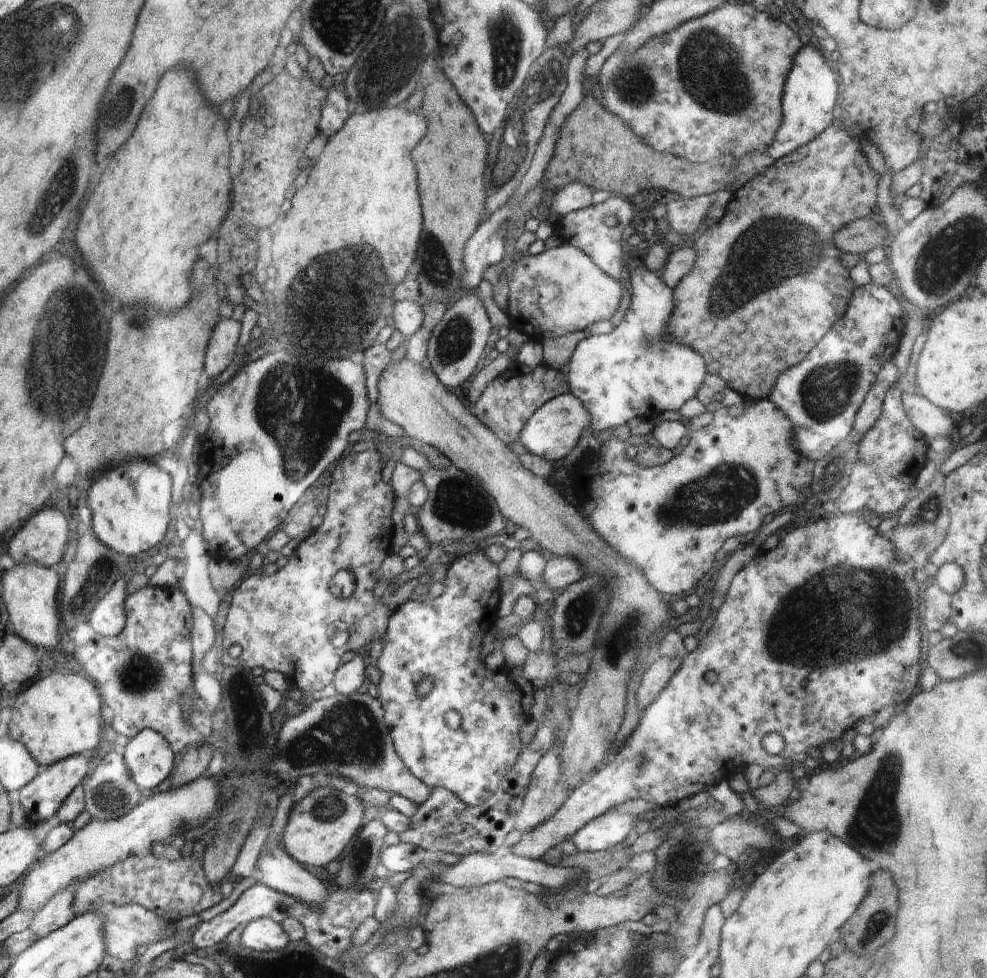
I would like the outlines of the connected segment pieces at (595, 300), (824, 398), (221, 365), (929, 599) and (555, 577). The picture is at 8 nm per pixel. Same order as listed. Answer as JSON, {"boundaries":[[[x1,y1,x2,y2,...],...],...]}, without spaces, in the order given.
{"boundaries":[[[568,244,544,250,537,256,516,257,512,276,513,281,510,285,512,296,509,296,512,326,518,328,527,339,534,341,542,342,547,338,584,331,594,322,610,320,619,307,624,292,620,289,619,281,596,266,586,253]],[[873,282,856,287,842,318,834,322,804,360,778,375,768,398,790,419,799,452,814,464,822,460,838,442,852,432,856,413,882,368,880,360,890,358,886,356,888,346,898,344,906,315,904,305,900,304,900,300,887,287]],[[220,317,211,334,208,350,206,350,206,368,204,370,210,378,216,378,232,362,240,331,239,322]],[[929,581,922,588,920,624,924,624,926,632,936,632,949,620,951,613,951,594,944,592,936,583]],[[549,556,543,574,545,583,556,593,580,580,586,572,576,559,569,556]]]}

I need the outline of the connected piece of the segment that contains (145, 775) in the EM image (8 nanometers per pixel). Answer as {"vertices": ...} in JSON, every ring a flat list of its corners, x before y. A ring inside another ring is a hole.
{"vertices":[[142,729,120,749,126,756,126,766,137,786,143,791,156,788,172,775,174,752,166,739,152,729]]}

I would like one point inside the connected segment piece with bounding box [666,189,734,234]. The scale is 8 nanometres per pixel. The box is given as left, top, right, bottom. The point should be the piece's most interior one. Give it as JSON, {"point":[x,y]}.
{"point":[684,216]}

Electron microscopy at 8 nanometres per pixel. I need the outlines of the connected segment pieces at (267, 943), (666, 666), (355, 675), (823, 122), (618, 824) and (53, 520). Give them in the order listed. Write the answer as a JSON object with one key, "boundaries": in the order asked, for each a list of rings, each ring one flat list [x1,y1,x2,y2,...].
{"boundaries":[[[269,918,251,920,240,935,240,944,252,950,282,950,290,941,281,923]],[[662,656,642,674,642,680,640,680,640,686,638,686,635,696,640,712,660,694,660,690,668,684,668,680,674,676,674,672,678,668,680,668,680,658]],[[356,653,356,656,342,663,333,674,334,688,336,693,348,696,355,693,362,687,362,683,366,680,366,668,368,665,366,654]],[[803,45,794,57,790,72,788,73,783,88,781,107,783,119,776,133,776,140,768,146,761,155,749,155,748,158,738,159,735,167,735,177,750,177,766,170,770,164,774,164,779,158,793,153,800,146,809,143,817,137,832,121,832,110,836,106,841,91,838,77,830,71,827,65,827,55,820,49,810,45]],[[623,808,612,809,587,822,572,839,580,852,612,850,635,828,636,821,636,817]],[[42,508,30,522,12,538,10,556,16,562,36,562,54,566,64,556,68,540,68,524,56,508]]]}

